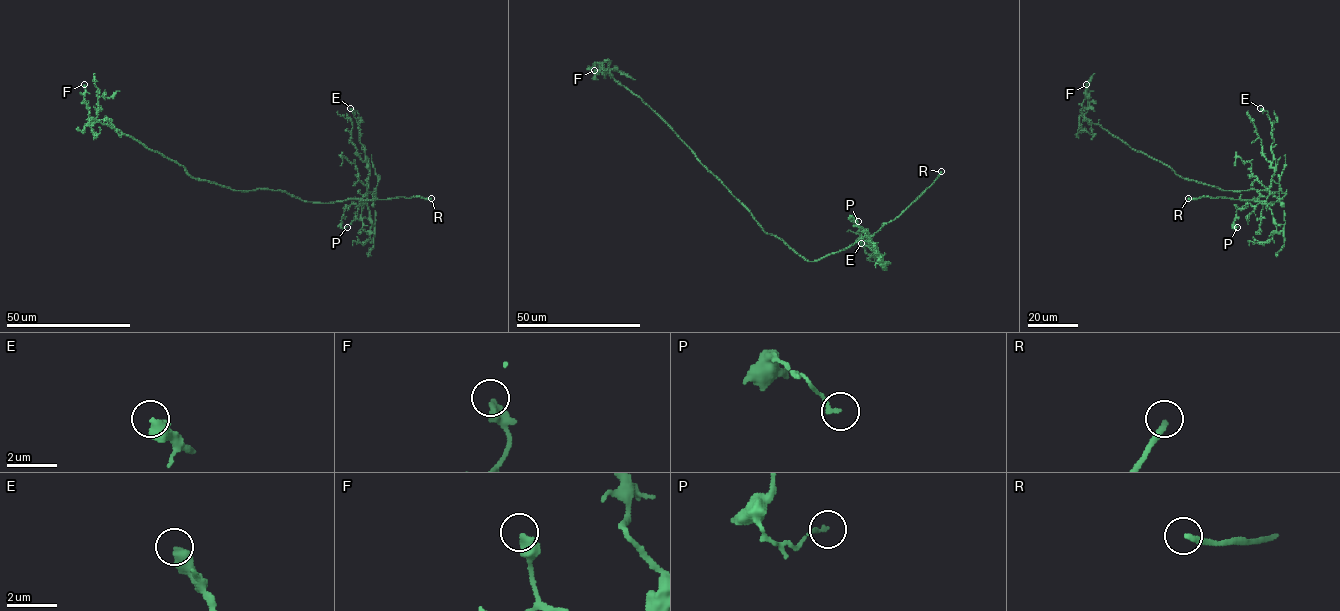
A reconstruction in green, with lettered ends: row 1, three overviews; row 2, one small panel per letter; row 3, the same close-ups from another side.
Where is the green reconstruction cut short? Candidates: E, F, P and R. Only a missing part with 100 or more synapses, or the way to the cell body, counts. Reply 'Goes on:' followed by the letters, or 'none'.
Goes on: R

